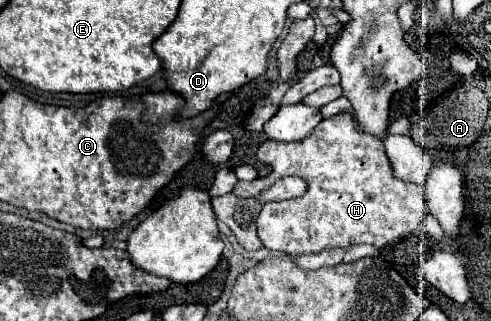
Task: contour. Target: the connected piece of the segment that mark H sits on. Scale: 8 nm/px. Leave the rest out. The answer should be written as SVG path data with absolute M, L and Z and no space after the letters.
M340 112L332 118L324 118L312 130L312 134L308 134L308 138L302 138L298 142L266 140L258 148L256 156L260 162L272 166L272 172L254 182L238 182L234 188L236 196L240 198L258 196L264 188L272 186L276 180L284 176L300 176L308 182L308 192L304 196L282 200L282 202L268 202L262 206L262 212L256 220L258 238L262 240L264 248L270 248L274 252L300 256L300 254L314 254L330 248L346 248L356 244L374 244L382 248L412 235L420 226L426 212L426 200L420 188L406 186L406 182L398 182L398 178L392 176L392 166L384 154L384 144L380 140L374 140L368 134L362 134L354 126L354 120L348 112Z

